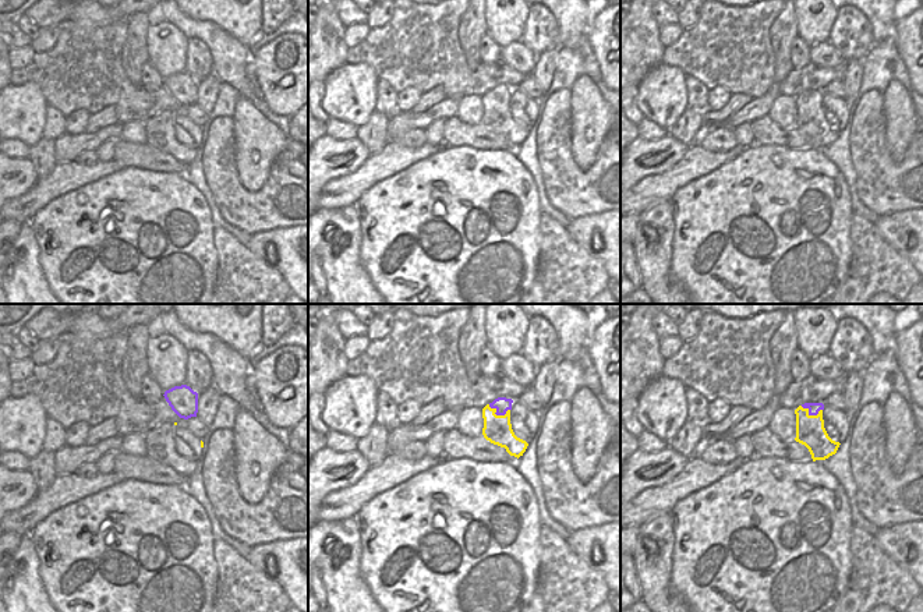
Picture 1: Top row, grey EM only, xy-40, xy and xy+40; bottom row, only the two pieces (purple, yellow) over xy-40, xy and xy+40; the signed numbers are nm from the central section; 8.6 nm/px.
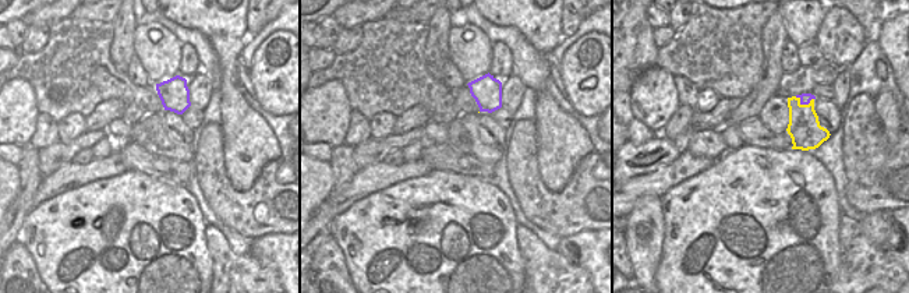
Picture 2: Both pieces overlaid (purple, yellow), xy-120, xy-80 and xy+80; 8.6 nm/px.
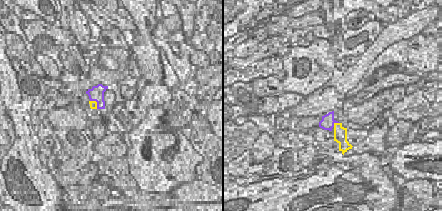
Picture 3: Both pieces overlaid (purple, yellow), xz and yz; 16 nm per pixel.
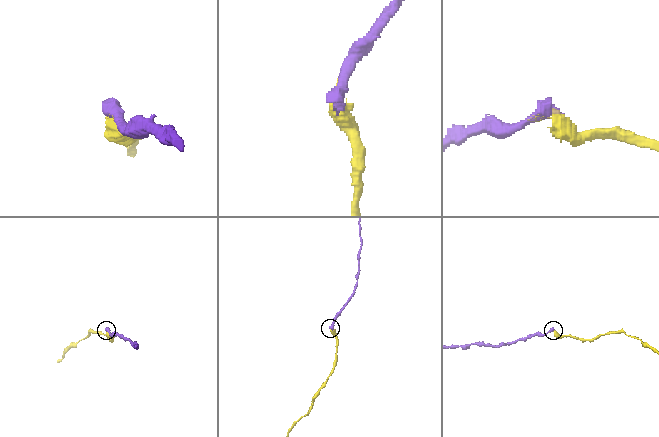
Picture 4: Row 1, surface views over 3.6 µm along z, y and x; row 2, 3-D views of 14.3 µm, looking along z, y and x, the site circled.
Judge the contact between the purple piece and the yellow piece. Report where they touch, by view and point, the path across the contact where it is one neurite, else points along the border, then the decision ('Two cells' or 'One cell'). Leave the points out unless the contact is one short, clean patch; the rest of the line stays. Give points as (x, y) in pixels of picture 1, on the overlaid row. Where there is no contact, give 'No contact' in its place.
Touches purple at xy (498, 414). Two cells

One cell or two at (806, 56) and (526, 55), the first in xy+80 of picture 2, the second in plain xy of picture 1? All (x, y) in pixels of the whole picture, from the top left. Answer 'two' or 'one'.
one

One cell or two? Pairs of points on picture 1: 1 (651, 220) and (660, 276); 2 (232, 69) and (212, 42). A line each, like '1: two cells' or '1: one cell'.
1: one cell
2: one cell

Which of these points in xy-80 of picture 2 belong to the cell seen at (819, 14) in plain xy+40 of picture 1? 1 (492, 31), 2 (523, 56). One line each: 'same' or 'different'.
1: same
2: same

